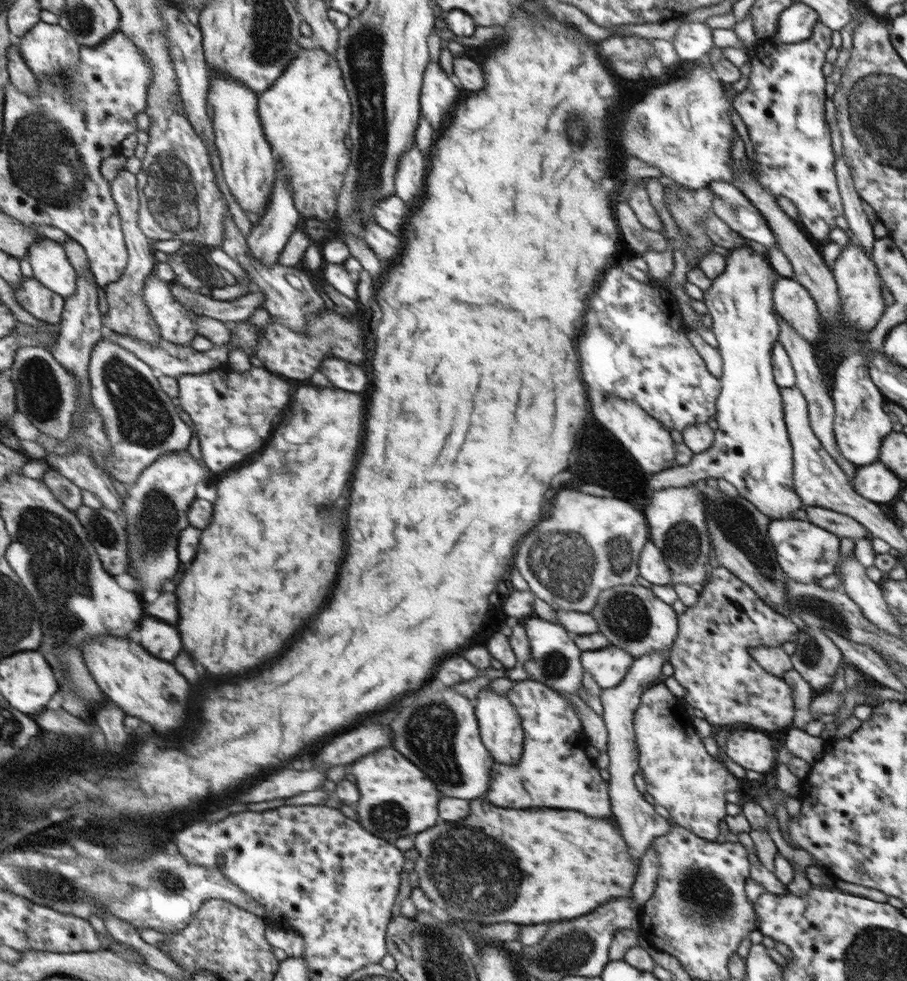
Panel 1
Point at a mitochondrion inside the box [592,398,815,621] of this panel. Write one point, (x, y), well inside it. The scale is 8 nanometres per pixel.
(743, 530)

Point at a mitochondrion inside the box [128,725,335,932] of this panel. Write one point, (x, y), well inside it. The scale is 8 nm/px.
(166, 881)

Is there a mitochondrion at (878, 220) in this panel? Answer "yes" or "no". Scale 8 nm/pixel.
no

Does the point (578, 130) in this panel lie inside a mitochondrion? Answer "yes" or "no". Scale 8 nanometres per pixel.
yes

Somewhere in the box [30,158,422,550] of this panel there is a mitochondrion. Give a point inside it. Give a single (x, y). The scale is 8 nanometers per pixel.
(144, 418)

